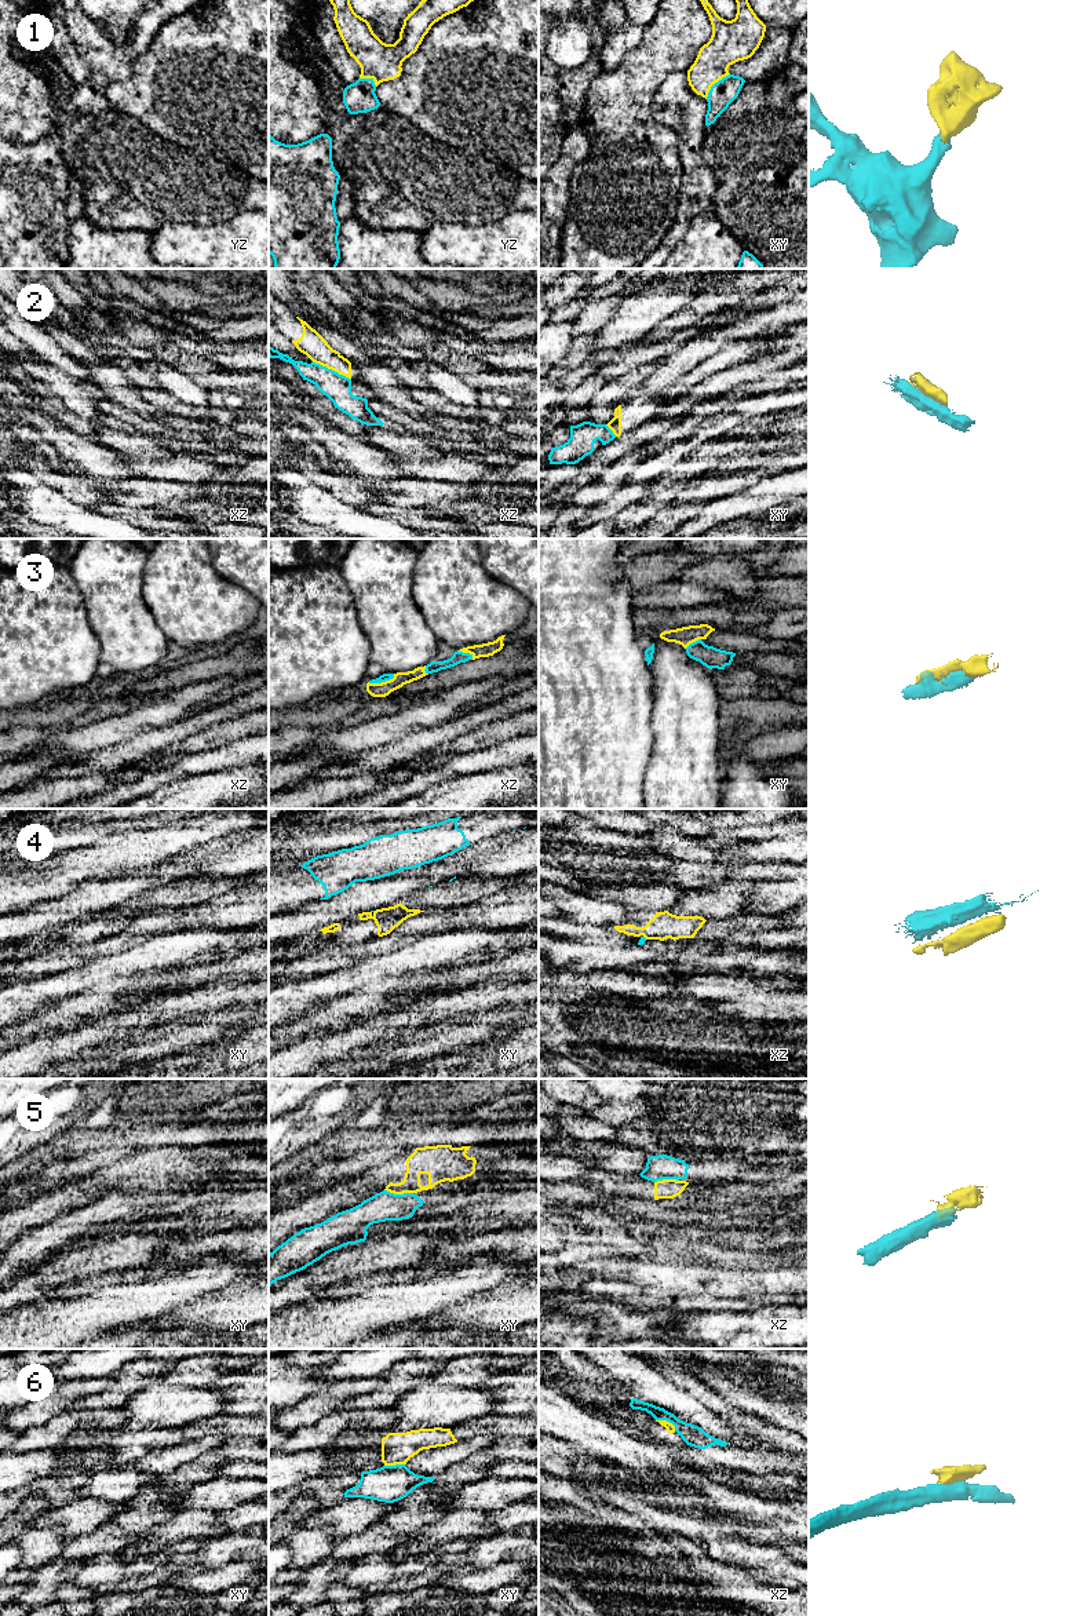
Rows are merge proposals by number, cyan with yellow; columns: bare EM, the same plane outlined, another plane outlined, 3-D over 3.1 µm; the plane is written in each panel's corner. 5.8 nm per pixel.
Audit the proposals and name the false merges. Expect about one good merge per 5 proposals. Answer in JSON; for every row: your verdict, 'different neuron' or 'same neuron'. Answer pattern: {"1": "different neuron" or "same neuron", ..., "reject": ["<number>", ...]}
{"1": "same neuron", "2": "different neuron", "3": "same neuron", "4": "different neuron", "5": "different neuron", "6": "different neuron", "reject": ["2", "4", "5", "6"]}

